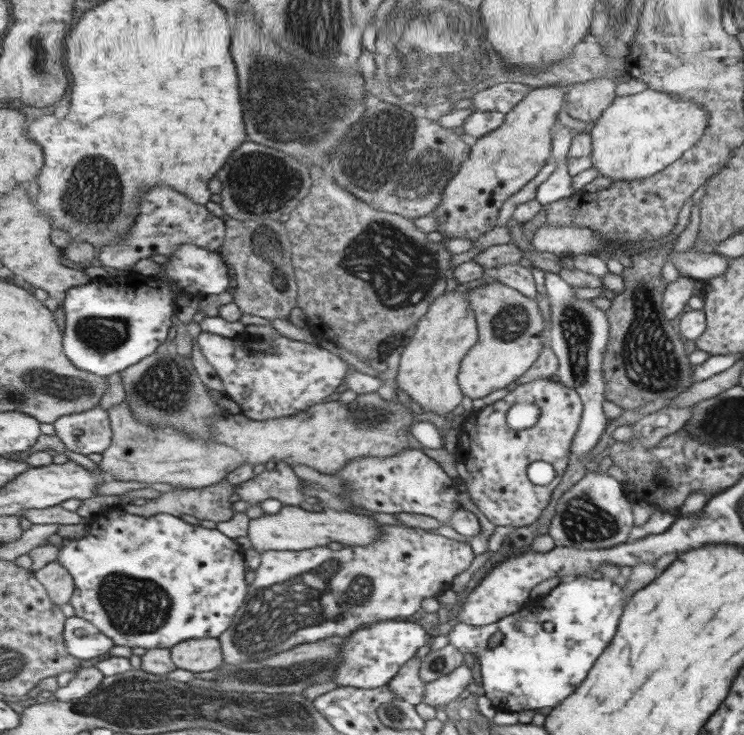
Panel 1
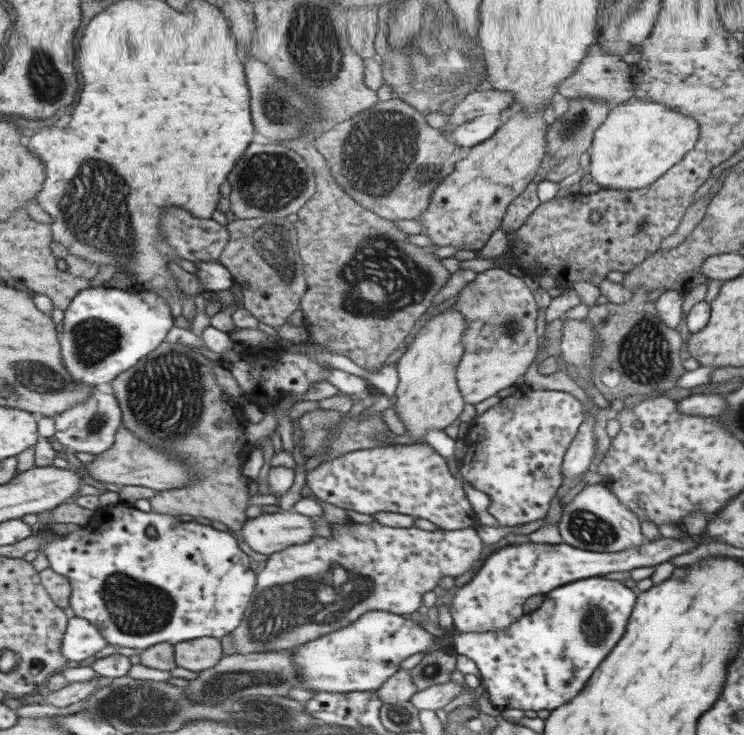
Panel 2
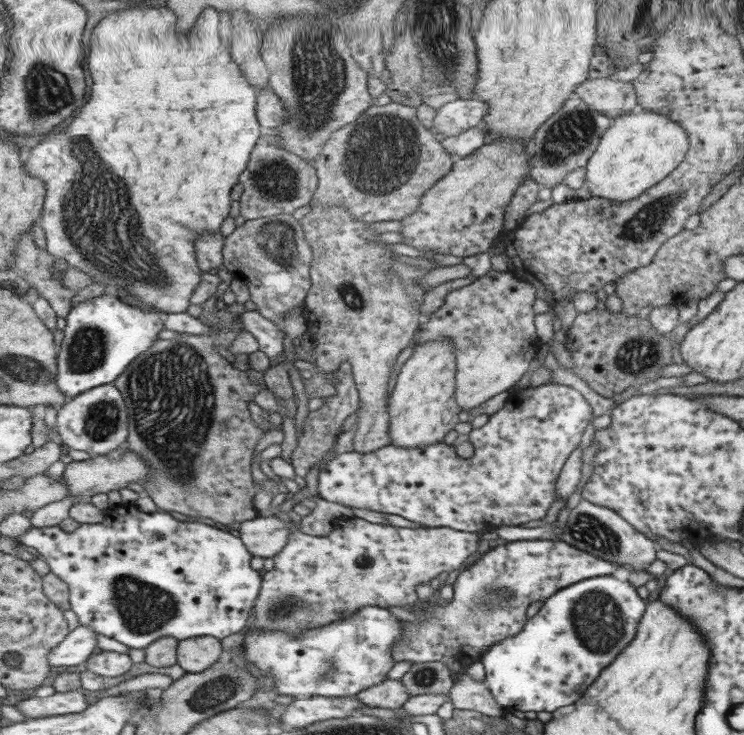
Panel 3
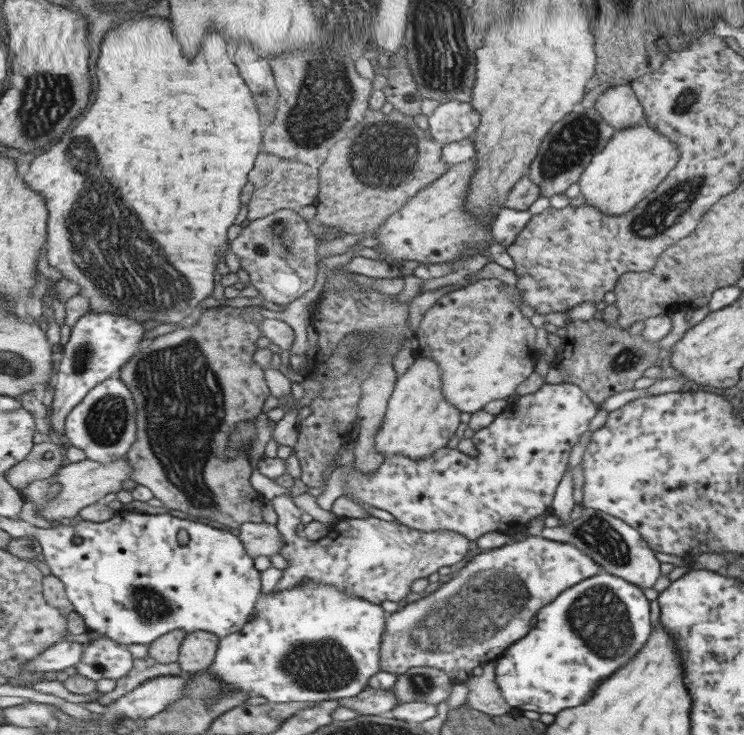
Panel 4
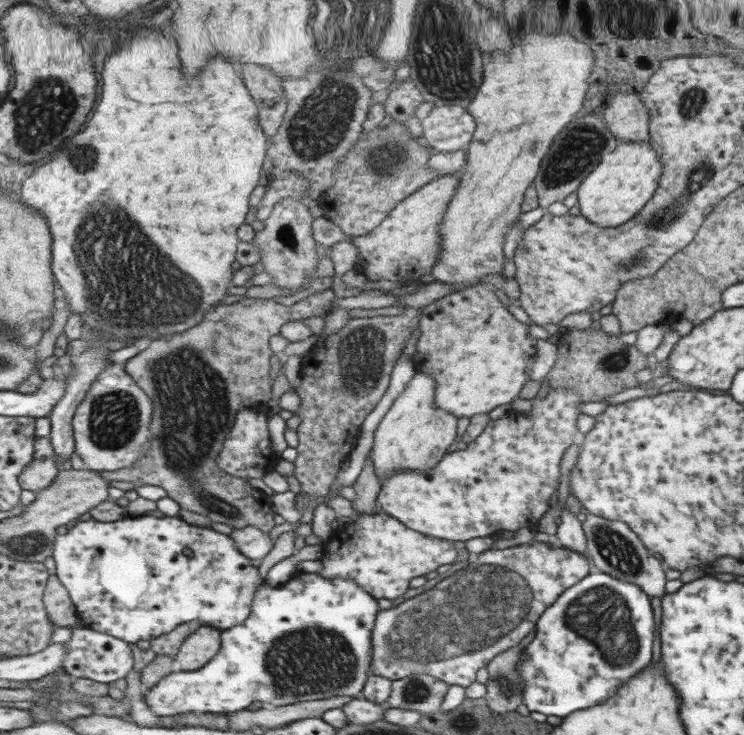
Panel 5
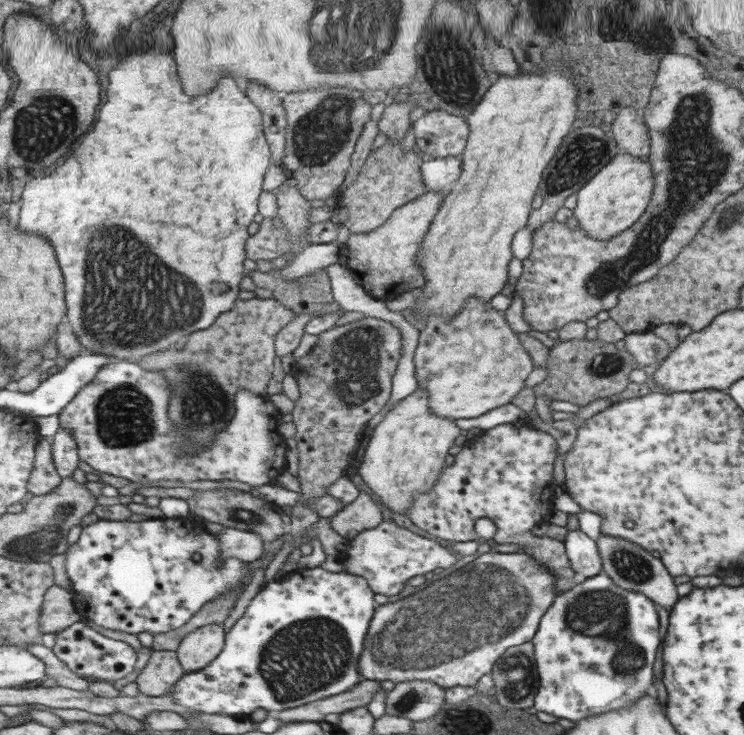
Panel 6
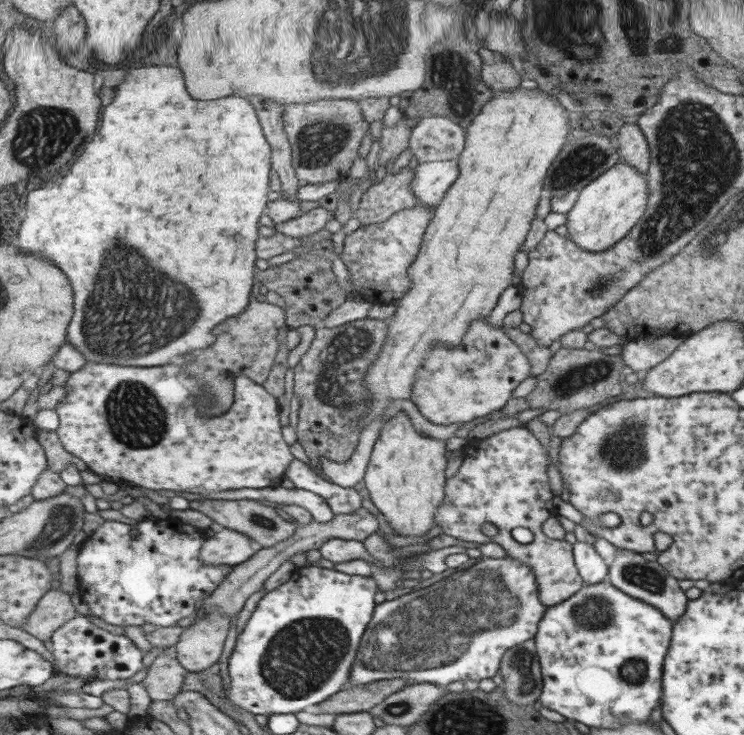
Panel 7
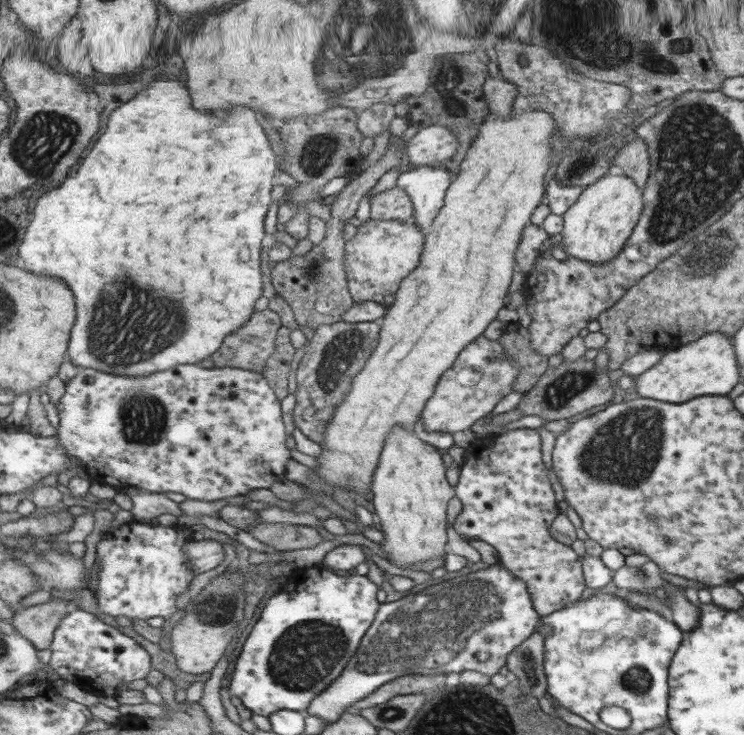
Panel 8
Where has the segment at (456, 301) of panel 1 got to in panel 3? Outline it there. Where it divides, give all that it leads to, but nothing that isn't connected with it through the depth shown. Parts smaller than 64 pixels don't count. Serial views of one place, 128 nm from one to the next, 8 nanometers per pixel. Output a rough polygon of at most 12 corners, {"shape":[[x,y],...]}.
{"shape":[[452,339],[416,345],[389,396],[390,444],[460,422]]}

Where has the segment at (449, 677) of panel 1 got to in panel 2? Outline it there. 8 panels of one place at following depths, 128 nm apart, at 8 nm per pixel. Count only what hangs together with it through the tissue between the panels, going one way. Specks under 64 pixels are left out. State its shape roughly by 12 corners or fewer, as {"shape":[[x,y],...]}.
{"shape":[[448,681],[425,687],[411,698],[418,710],[438,710],[465,685]]}

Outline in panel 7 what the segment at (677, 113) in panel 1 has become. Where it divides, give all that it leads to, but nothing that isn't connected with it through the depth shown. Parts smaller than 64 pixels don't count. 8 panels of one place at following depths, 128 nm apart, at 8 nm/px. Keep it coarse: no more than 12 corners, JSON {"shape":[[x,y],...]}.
{"shape":[[617,162],[579,191],[567,237],[587,252],[620,243],[648,183]]}

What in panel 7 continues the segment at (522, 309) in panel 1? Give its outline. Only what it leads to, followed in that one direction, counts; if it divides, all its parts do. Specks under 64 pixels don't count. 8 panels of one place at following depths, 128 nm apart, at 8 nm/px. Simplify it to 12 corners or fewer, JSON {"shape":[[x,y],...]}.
{"shape":[[470,323],[429,352],[411,400],[426,420],[474,423],[530,374],[502,327]]}

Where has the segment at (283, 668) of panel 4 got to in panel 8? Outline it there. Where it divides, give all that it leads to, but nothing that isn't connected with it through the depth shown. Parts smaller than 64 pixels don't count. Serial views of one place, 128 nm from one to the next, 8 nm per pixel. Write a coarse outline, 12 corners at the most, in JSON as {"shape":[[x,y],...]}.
{"shape":[[317,566],[267,601],[230,693],[307,712],[374,622],[379,587]]}

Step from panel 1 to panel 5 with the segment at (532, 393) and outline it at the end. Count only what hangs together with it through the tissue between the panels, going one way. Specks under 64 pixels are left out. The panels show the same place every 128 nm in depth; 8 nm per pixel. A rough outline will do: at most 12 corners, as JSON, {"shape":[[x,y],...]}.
{"shape":[[534,397],[436,467],[382,510],[466,542],[538,521],[582,397]]}

